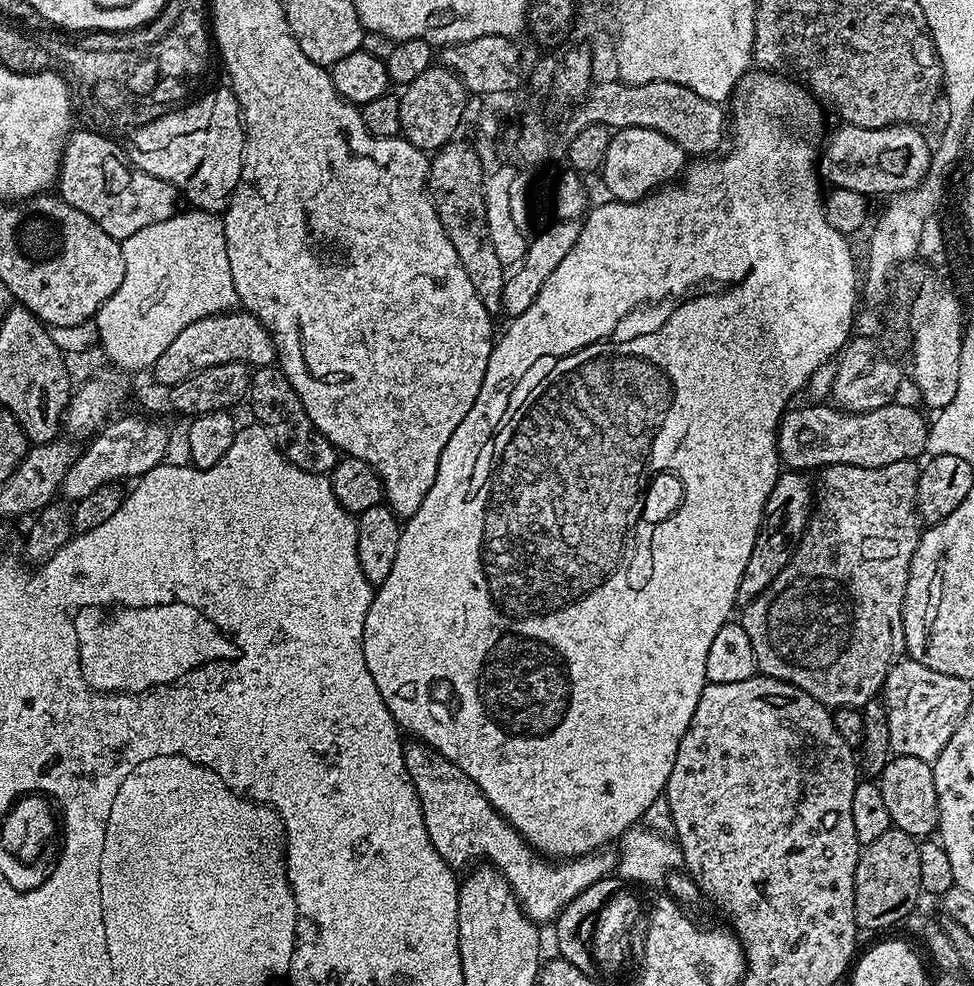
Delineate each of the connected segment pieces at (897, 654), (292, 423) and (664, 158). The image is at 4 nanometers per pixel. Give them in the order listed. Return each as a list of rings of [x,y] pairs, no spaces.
[[[916,460],[877,468],[835,464],[819,473],[808,529],[790,562],[758,598],[743,605],[742,623],[763,675],[806,690],[829,708],[859,708],[881,695],[886,674],[905,655],[902,606],[922,521],[916,510],[921,465]]]
[[[278,366],[257,368],[251,373],[248,386],[247,403],[252,403],[252,412],[257,421],[272,433],[277,448],[294,466],[302,470],[310,470],[310,474],[319,476],[331,473],[338,459],[338,450],[310,422],[294,386],[286,378],[286,374]]]
[[[642,126],[615,129],[609,135],[602,165],[604,184],[609,192],[607,195],[613,200],[626,202],[640,200],[657,188],[675,181],[685,164],[686,153],[677,144],[670,142],[666,134],[658,134],[658,130],[646,130]]]

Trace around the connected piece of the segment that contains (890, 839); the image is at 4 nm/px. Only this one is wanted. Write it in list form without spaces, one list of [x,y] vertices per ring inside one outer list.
[[[890,827],[886,830],[886,834],[882,834],[876,841],[863,845],[860,849],[860,857],[858,858],[858,870],[854,874],[854,902],[856,903],[856,926],[857,929],[864,930],[869,928],[870,931],[876,932],[879,928],[888,928],[891,924],[896,924],[899,920],[907,921],[909,917],[917,911],[916,903],[919,902],[920,896],[922,897],[922,878],[918,867],[918,850],[920,844],[917,837],[911,836],[908,833],[904,833],[902,829],[896,827]]]

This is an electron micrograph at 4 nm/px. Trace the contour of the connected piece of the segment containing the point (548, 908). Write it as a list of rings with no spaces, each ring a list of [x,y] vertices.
[[[405,743],[404,761],[418,794],[426,834],[430,834],[434,850],[438,850],[440,857],[454,870],[460,870],[463,864],[472,866],[477,862],[487,862],[496,868],[510,882],[524,915],[529,916],[536,925],[544,926],[547,920],[548,923],[555,921],[561,910],[578,898],[582,890],[617,871],[617,853],[608,846],[563,862],[553,863],[551,859],[541,856],[494,810],[494,806],[490,806],[486,794],[478,790],[475,782],[466,778],[454,762],[438,754],[430,745]]]

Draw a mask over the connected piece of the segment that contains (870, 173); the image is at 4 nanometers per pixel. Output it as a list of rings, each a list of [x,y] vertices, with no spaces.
[[[845,123],[844,128],[840,128],[828,141],[824,144],[824,152],[819,153],[818,156],[818,172],[825,181],[833,180],[831,183],[838,188],[845,188],[846,190],[854,190],[858,194],[869,198],[875,198],[875,196],[885,196],[885,198],[891,197],[893,194],[898,192],[908,192],[911,188],[916,188],[920,184],[921,180],[924,179],[925,174],[928,173],[928,165],[930,163],[930,144],[928,148],[928,140],[923,136],[919,127],[910,124],[889,124],[886,128],[860,128],[857,124]]]

